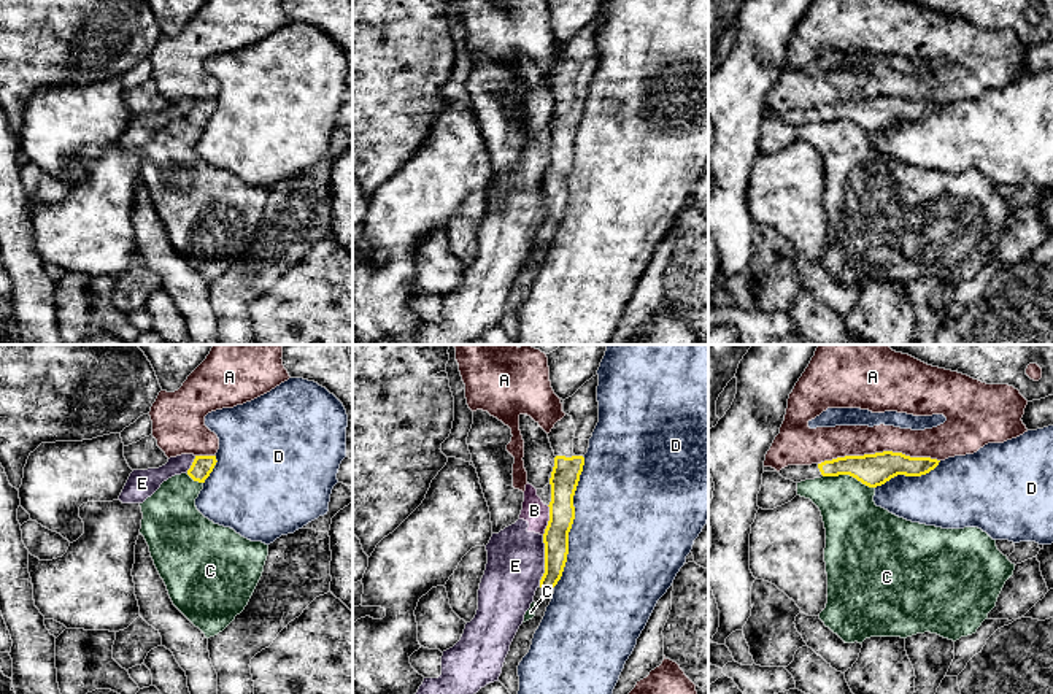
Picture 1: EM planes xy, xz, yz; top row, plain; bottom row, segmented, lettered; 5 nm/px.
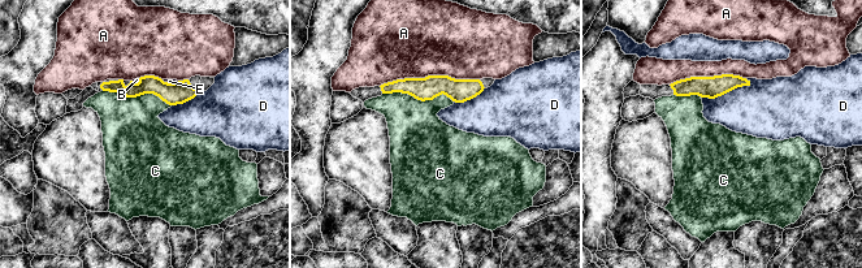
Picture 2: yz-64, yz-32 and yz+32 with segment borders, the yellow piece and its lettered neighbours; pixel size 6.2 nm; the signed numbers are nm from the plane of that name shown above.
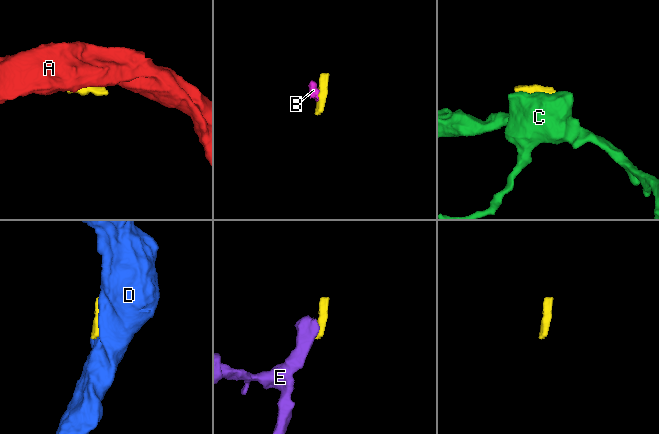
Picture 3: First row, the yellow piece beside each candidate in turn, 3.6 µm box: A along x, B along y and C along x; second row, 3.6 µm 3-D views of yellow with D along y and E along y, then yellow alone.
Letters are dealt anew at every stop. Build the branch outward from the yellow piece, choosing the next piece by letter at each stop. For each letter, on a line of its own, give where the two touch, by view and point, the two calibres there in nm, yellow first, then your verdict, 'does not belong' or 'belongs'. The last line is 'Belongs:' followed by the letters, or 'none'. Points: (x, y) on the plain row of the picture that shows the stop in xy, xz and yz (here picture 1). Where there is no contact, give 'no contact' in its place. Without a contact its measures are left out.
A: meets yellow in yz at (879, 97); 160 nm thick on the yellow side, 160 nm on the other; does not belong
B: meets yellow in xz at (550, 164); 140 nm thick on the yellow side, 120 nm on the other; does not belong
C: meets yellow in yz at (848, 118); 160 nm thick on the yellow side, 300 nm on the other; does not belong
D: meets yellow in xz at (572, 165); 140 nm thick on the yellow side, 500 nm on the other; does not belong
E: meets yellow in xz at (545, 205); 130 nm thick on the yellow side, 280 nm on the other; does not belong
Belongs: none

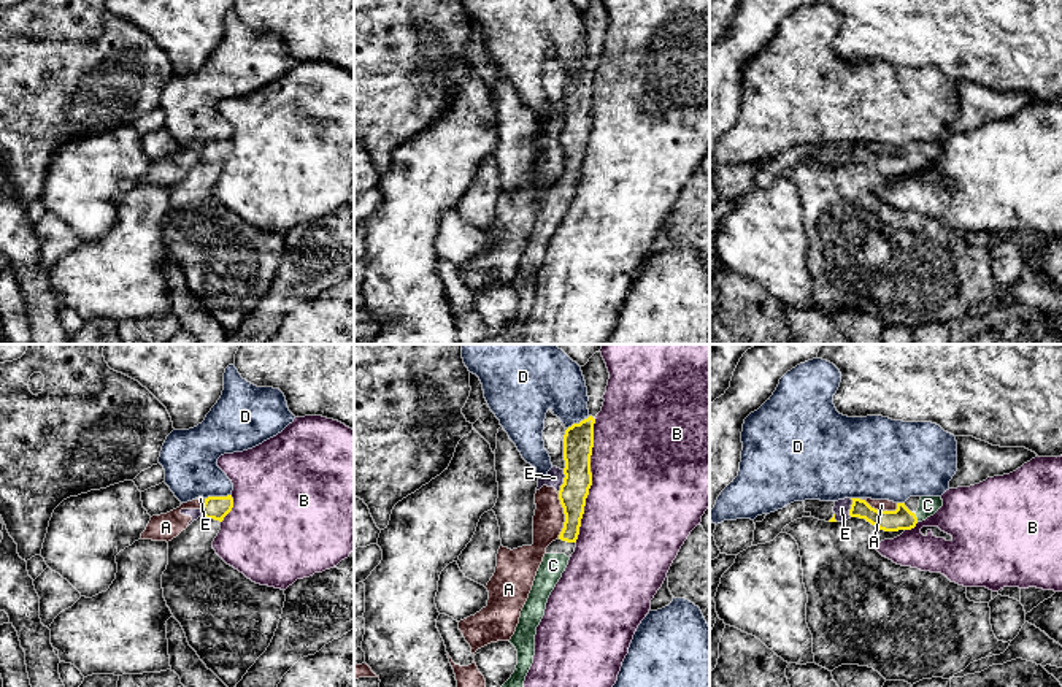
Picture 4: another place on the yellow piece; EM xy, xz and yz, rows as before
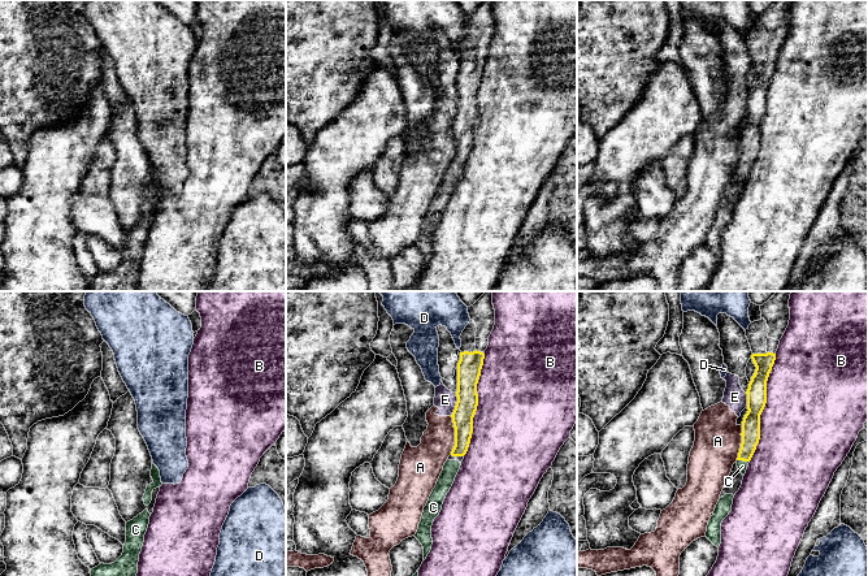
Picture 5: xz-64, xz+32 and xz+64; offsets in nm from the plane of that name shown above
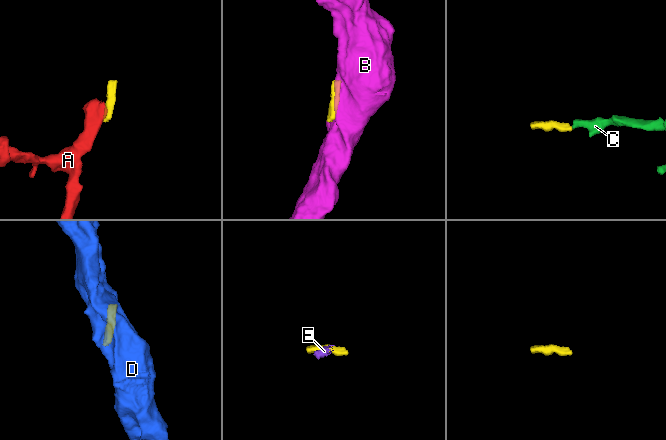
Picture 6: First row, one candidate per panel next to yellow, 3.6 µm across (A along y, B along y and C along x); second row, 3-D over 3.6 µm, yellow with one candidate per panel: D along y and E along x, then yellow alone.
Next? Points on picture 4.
A: meets yellow in xz at (565, 161); 140 nm thick on the yellow side, 160 nm on the other; does not belong
B: meets yellow in xz at (591, 124); 160 nm thick on the yellow side, 500 nm on the other; does not belong
C: meets yellow in yz at (916, 162); 110 nm thick on the yellow side, 100 nm on the other; belongs
D: meets yellow in xy at (218, 142); 120 nm thick on the yellow side, 280 nm on the other; does not belong
E: meets yellow in xz at (564, 126); 160 nm thick on the yellow side, 90 nm on the other; does not belong
Belongs: C

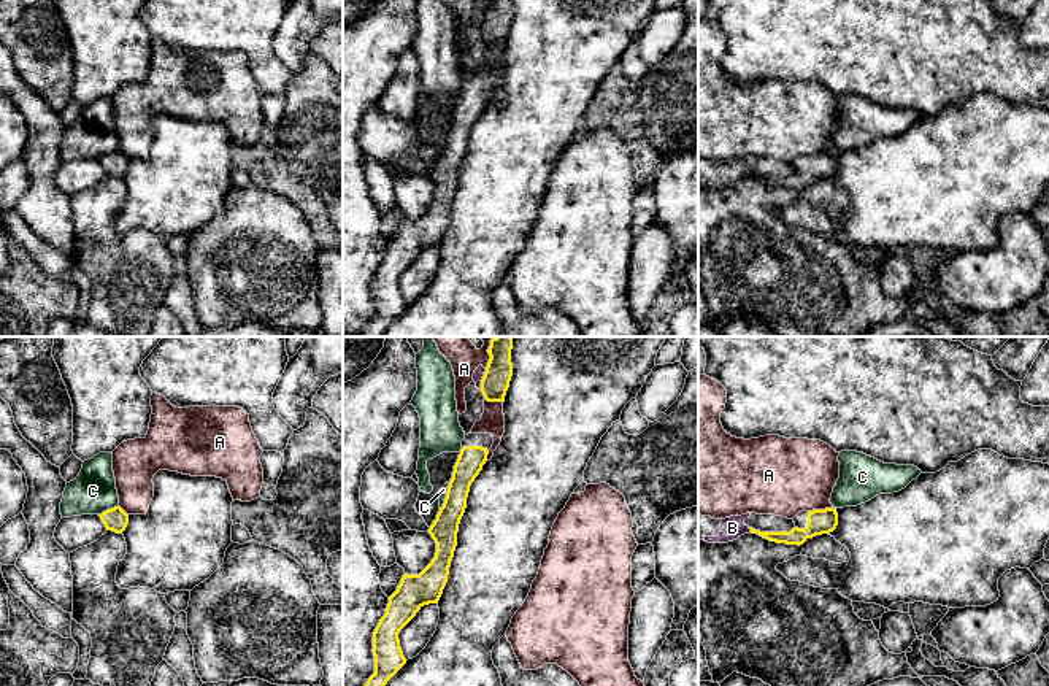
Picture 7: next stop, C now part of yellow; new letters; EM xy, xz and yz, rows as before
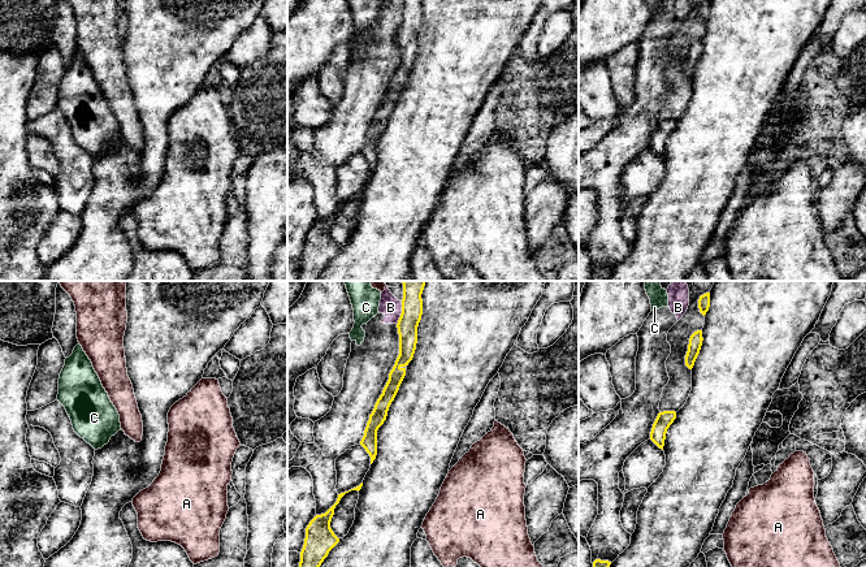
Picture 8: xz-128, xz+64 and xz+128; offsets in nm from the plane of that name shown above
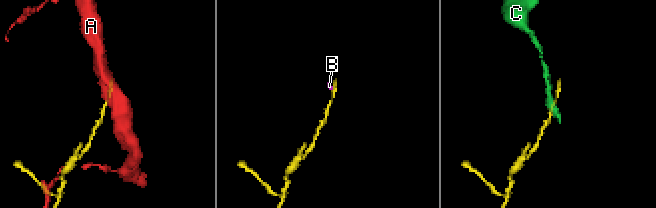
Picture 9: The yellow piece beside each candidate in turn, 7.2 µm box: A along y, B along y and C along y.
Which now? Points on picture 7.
A: meets yellow in yz at (819, 154); 130 nm thick on the yellow side, 400 nm on the other; does not belong
B: meets yellow in xz at (481, 24); 140 nm thick on the yellow side, 50 nm on the other; does not belong
C: meets yellow in xy at (108, 154); 120 nm thick on the yellow side, 220 nm on the other; does not belong
Belongs: none

